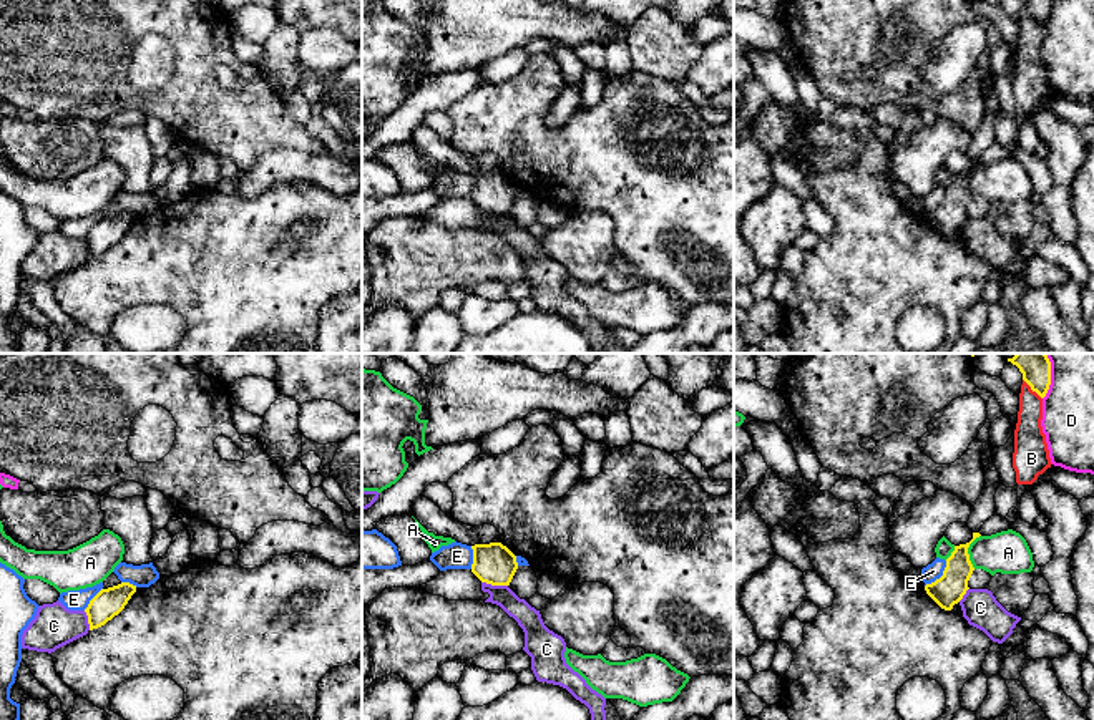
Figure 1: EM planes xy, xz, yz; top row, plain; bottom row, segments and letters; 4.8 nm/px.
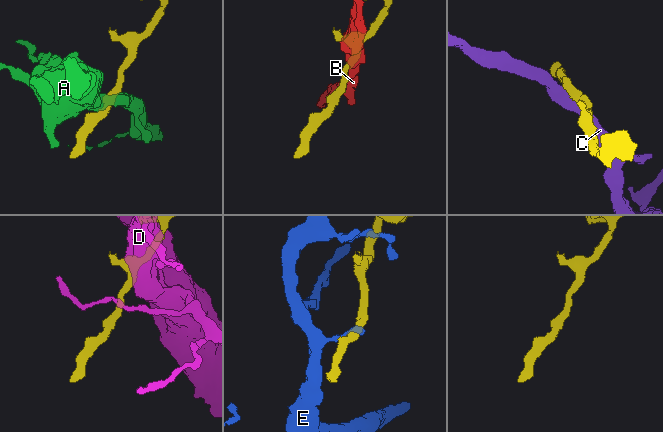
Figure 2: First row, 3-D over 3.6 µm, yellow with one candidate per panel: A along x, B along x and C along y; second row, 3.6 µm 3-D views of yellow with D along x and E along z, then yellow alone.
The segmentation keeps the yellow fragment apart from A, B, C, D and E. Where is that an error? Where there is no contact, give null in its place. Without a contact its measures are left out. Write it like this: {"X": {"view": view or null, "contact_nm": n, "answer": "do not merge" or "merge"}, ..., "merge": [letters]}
{"A": {"view": "yz", "contact_nm": 170, "answer": "do not merge"}, "B": {"view": "yz", "contact_nm": 140, "answer": "do not merge"}, "C": {"view": "xz", "contact_nm": 130, "answer": "do not merge"}, "D": {"view": "yz", "contact_nm": 220, "answer": "do not merge"}, "E": {"view": "yz", "contact_nm": 170, "answer": "do not merge"}, "merge": []}

